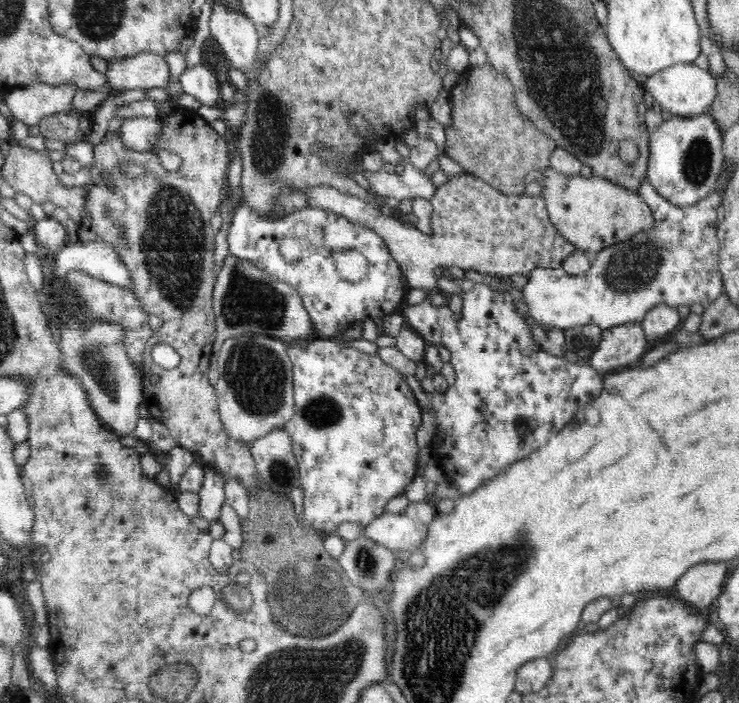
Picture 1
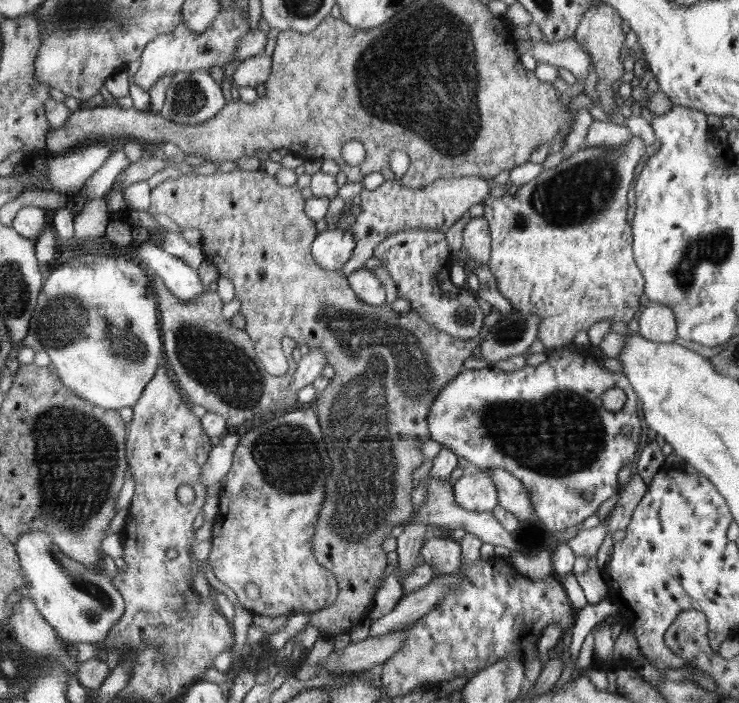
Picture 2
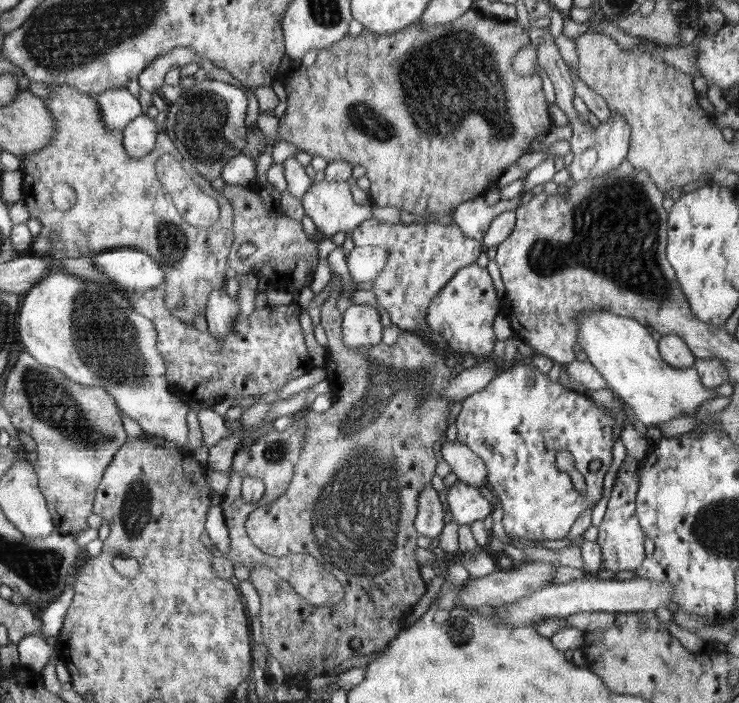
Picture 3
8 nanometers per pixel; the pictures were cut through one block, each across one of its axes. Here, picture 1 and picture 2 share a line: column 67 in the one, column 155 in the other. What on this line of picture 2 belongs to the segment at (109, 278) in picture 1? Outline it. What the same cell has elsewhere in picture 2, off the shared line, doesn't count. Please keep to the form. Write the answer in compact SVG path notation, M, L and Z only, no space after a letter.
M145 242L143 246L137 248L137 254L139 254L137 256L139 262L143 262L147 270L151 270L153 278L161 280L165 288L183 304L197 302L203 296L203 292L207 290L203 288L197 276L197 268L185 264L185 260L173 254L167 254L157 244Z

